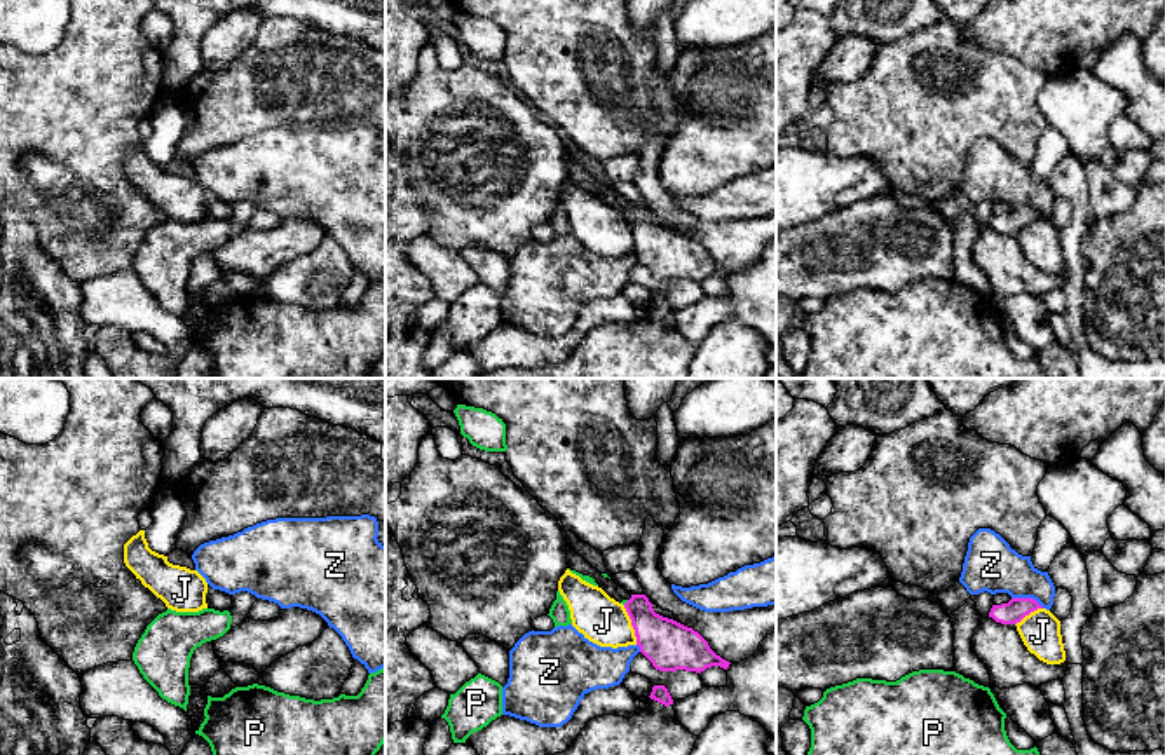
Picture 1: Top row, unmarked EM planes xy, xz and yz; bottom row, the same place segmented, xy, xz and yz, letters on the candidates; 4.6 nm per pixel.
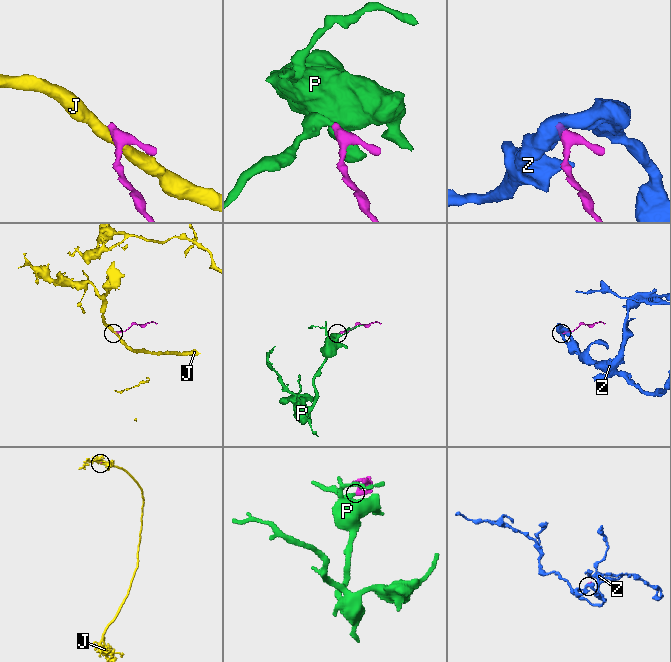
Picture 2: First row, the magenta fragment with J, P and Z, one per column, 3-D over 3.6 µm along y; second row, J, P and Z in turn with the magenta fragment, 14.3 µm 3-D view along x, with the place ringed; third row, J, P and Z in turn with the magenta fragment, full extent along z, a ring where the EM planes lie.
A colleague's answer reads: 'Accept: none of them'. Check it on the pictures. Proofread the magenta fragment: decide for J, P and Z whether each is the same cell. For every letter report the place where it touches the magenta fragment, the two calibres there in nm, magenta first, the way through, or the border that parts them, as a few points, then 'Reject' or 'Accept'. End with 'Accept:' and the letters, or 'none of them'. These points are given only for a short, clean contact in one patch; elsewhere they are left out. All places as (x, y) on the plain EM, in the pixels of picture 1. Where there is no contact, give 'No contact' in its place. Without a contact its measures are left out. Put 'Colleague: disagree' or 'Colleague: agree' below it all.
J: Touches magenta at xz (632, 234). Thickness 220 nm (magenta) against 220 nm. Boundary: xz (623, 215), (637, 253). Reject
P: Touches magenta at xz (626, 211). Thickness 220 nm (magenta) against 20 nm. Path across: xz (661, 250), (626, 211), (623, 211). Accept
Z: Touches magenta at yz (1028, 208). Thickness 110 nm (magenta) against 240 nm. Boundary: yz (1012, 206), (1031, 206), (1043, 217). Reject
Accept: P
Colleague: disagree

